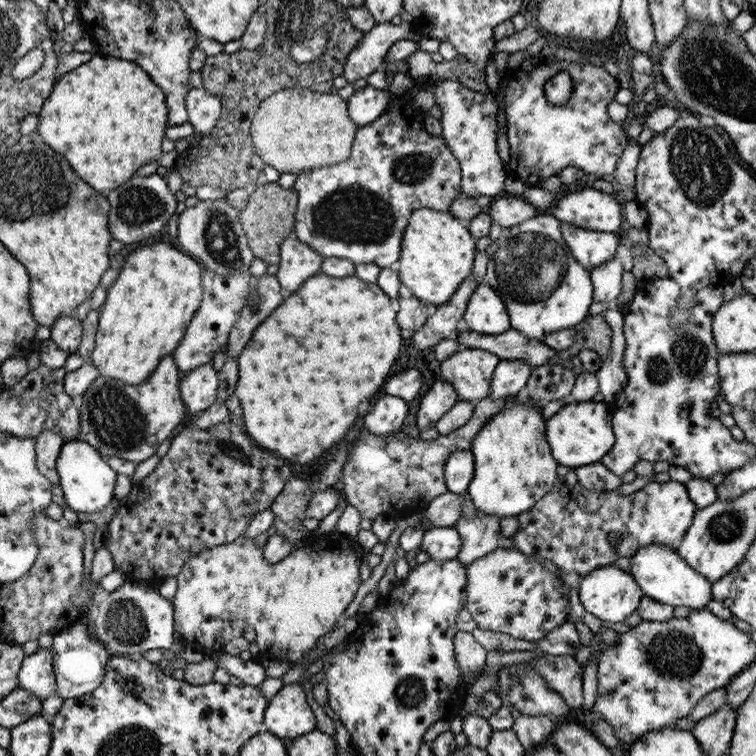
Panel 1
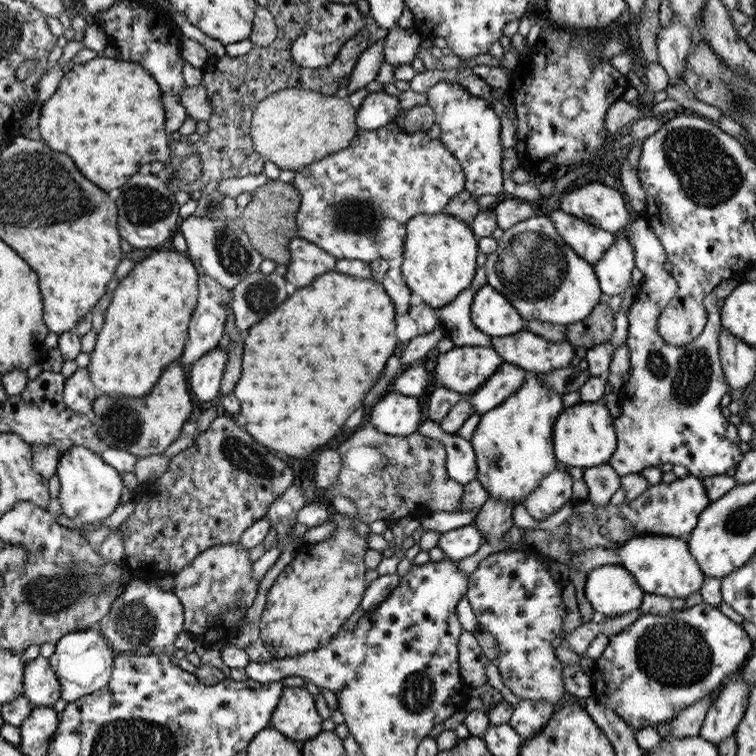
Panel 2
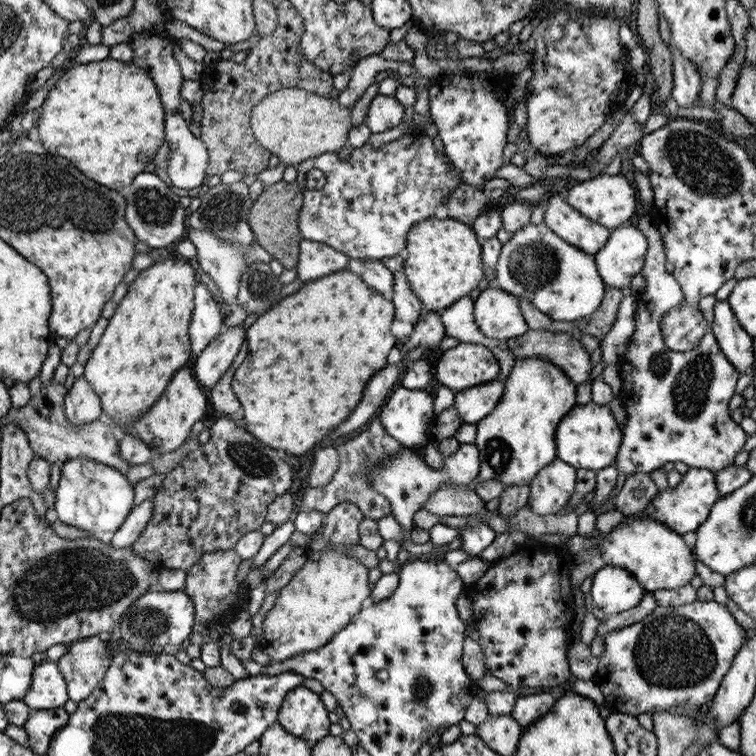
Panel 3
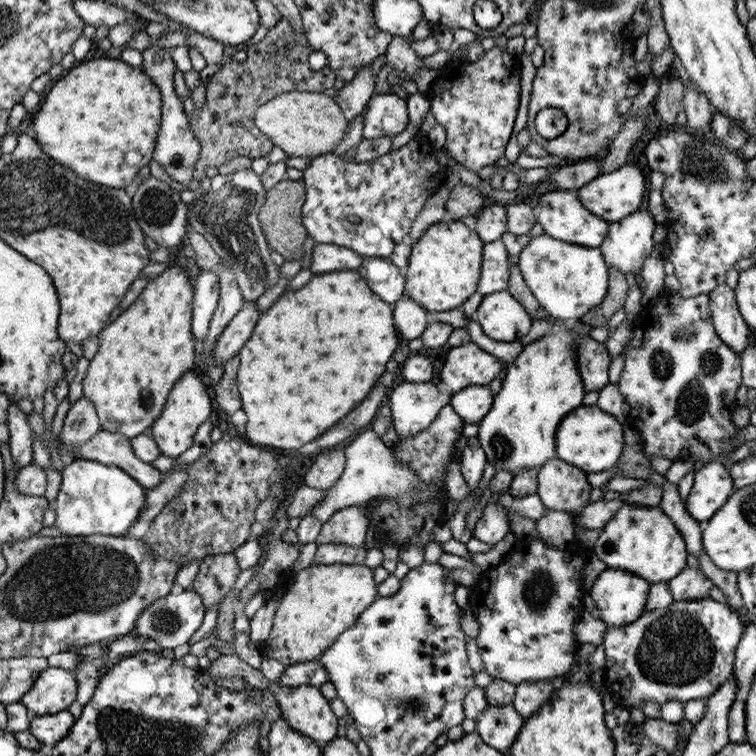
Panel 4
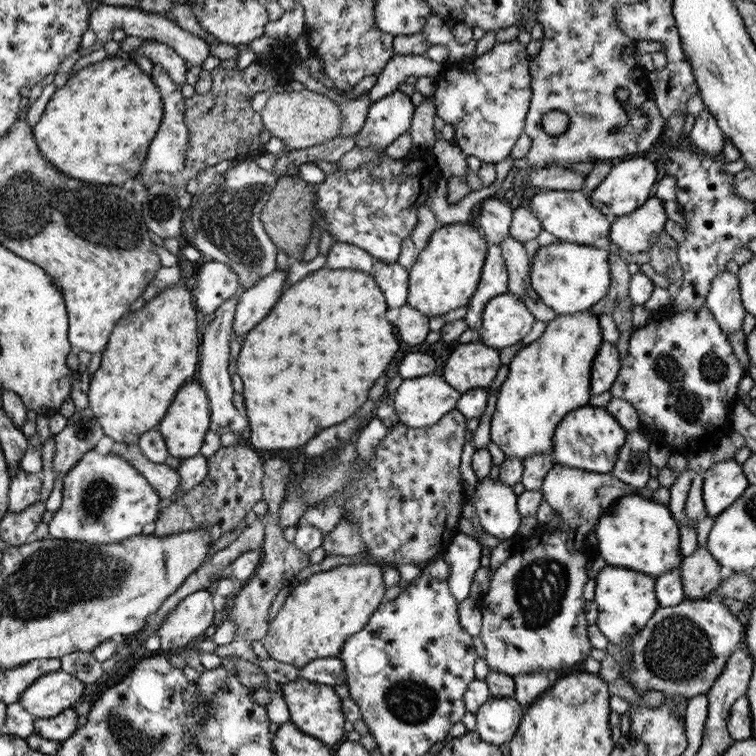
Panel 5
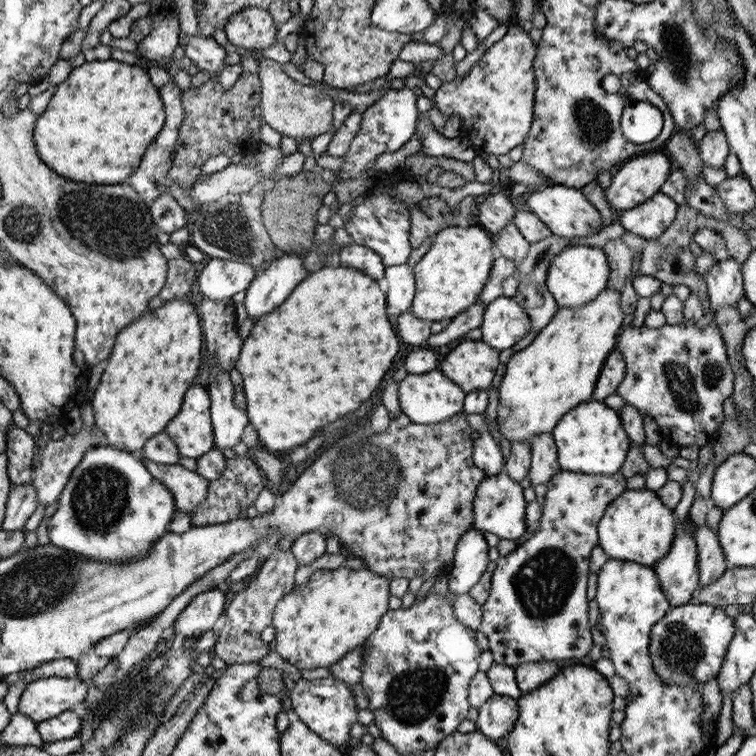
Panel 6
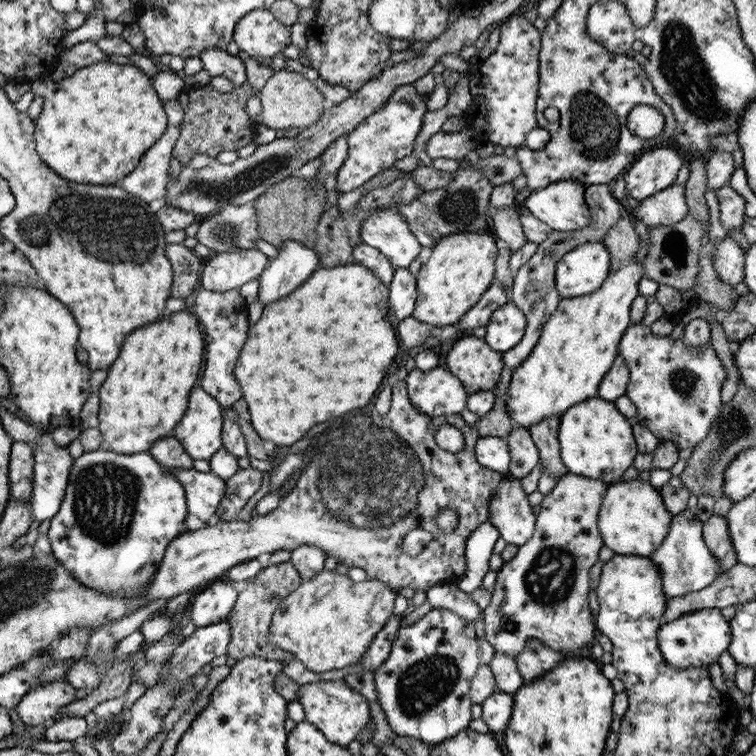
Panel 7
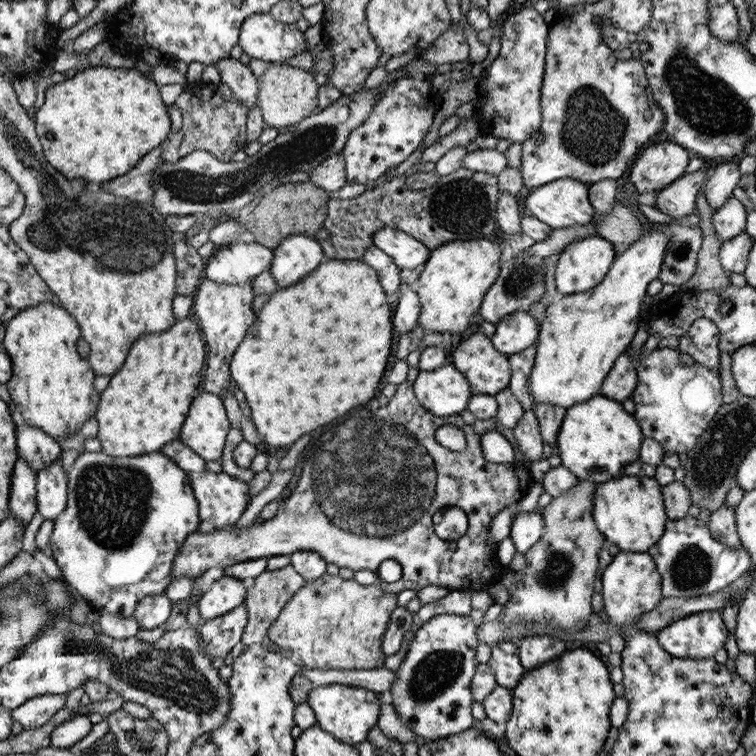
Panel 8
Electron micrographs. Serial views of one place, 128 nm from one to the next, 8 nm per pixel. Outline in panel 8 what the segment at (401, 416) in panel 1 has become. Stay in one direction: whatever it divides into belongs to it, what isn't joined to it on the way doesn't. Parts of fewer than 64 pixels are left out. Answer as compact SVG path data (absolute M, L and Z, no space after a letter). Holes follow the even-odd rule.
M452 363L431 371L419 369L413 390L428 412L441 417L460 415L472 396L468 379Z

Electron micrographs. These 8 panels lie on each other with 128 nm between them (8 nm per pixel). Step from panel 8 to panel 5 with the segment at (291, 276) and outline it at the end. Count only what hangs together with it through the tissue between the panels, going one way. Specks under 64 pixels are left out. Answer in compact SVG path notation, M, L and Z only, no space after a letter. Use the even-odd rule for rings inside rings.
M276 268L252 285L252 288L239 294L232 326L235 334L246 337L256 324L266 318L268 312L274 308L274 304L286 290L282 290L286 275L287 269Z

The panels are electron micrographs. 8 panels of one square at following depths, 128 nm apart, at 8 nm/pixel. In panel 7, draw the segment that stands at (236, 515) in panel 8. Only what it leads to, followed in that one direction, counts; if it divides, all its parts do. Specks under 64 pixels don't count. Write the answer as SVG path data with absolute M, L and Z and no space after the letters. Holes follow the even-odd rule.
M166 467L169 472L185 487L185 496L188 499L188 516L185 526L188 530L198 529L217 521L217 508L225 495L223 478L212 472L201 472L196 469L173 469Z

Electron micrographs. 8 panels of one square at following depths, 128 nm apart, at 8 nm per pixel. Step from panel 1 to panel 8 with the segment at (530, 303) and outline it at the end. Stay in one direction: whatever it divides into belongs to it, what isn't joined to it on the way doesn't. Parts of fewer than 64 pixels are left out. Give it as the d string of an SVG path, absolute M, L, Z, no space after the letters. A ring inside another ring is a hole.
M598 234L570 243L556 263L555 285L558 295L578 294L594 288L604 280L616 258L614 245Z

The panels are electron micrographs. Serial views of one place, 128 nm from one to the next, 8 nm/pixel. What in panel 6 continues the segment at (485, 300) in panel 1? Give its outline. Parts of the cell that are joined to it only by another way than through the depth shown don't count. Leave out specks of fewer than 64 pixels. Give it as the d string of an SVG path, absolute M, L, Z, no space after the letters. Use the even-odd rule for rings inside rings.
M502 294L485 306L481 340L499 352L508 350L531 331L531 326L530 317L516 299Z

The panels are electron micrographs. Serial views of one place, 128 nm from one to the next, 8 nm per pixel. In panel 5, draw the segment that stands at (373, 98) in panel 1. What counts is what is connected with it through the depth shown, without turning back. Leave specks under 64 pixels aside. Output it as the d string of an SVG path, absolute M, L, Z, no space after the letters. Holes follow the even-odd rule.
M399 90L375 100L370 105L362 130L360 130L360 133L356 136L356 147L364 149L371 146L371 150L381 150L384 152L386 148L402 136L404 132L409 131L415 110L416 106L412 103L410 95L404 94Z

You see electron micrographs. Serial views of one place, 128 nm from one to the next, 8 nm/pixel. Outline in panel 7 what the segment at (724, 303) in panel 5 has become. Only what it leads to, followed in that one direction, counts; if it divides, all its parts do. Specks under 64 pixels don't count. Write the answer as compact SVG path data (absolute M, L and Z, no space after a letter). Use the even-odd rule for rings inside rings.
M726 236L715 252L714 267L718 278L732 287L744 280L746 251L740 246L737 240Z

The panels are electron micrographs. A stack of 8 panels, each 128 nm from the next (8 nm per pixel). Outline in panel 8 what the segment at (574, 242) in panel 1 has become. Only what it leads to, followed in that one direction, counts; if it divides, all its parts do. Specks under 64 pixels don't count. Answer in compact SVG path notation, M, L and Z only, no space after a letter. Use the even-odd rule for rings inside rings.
M560 179L531 190L524 204L529 214L550 228L558 229L594 222L595 210L589 199L590 190L585 183L573 179Z

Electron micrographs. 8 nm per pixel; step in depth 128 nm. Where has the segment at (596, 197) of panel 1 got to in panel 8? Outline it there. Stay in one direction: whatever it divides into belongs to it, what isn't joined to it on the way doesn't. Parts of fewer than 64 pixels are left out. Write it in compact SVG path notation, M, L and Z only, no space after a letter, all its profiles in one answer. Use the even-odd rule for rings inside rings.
M663 137L644 148L628 171L627 179L638 193L660 192L686 172L692 154Z

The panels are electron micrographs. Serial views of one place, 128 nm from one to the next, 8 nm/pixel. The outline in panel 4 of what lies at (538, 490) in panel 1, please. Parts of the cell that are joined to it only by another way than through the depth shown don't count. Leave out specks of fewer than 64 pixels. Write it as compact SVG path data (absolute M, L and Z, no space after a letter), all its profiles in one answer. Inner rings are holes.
M563 326L554 328L546 336L523 347L516 360L509 363L506 377L502 380L500 392L495 394L490 412L479 422L476 441L485 450L487 463L497 471L505 470L518 474L521 470L540 468L556 457L556 431L562 419L575 408L582 406L586 394L577 369L575 348L577 340L584 337L568 331Z

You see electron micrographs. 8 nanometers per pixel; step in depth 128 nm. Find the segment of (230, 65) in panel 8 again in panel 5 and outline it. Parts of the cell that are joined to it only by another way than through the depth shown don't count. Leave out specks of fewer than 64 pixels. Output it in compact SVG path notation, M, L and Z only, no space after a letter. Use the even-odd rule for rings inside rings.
M99 3L94 10L91 11L88 20L88 26L95 32L102 30L122 29L127 35L140 37L144 40L158 40L164 44L168 44L175 50L179 61L190 61L192 66L201 66L201 64L209 56L208 43L196 35L192 35L190 31L182 29L172 18L156 13L147 13L142 8L126 7L124 5L106 5Z

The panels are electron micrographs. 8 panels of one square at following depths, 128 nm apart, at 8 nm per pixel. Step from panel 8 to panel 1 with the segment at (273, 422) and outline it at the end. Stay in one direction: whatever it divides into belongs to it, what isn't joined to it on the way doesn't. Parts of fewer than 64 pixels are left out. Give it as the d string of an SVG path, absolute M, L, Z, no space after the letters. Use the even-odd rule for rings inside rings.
M319 272L289 296L268 315L268 322L263 320L255 328L252 340L237 356L240 372L234 394L242 406L248 438L254 436L252 440L258 440L258 446L268 452L274 450L272 454L280 460L284 456L306 464L346 436L360 404L384 384L402 348L401 328L390 297L377 283L366 283L356 275L336 277Z

